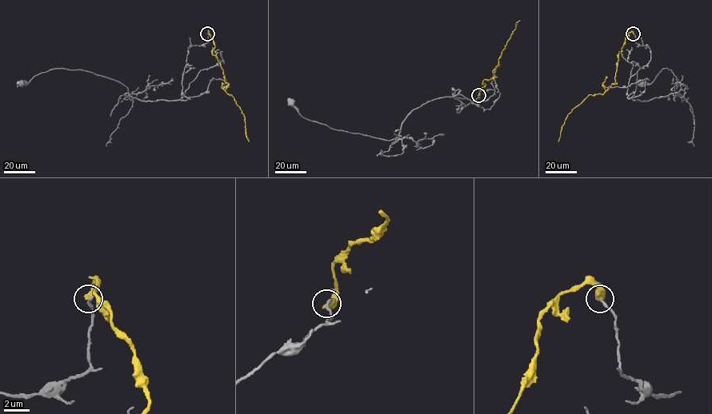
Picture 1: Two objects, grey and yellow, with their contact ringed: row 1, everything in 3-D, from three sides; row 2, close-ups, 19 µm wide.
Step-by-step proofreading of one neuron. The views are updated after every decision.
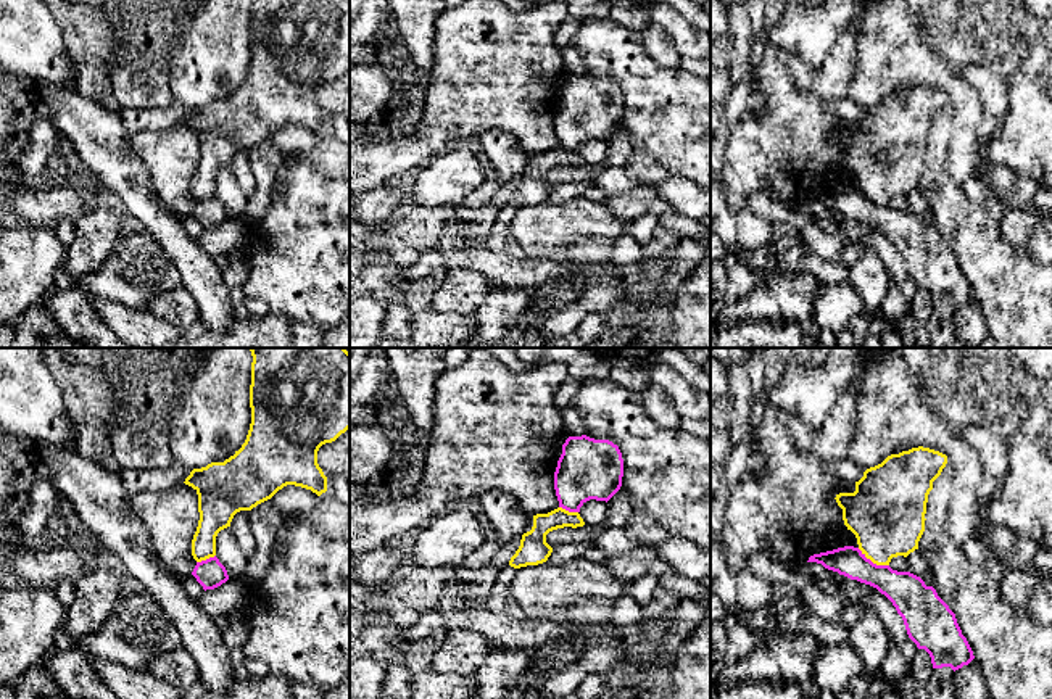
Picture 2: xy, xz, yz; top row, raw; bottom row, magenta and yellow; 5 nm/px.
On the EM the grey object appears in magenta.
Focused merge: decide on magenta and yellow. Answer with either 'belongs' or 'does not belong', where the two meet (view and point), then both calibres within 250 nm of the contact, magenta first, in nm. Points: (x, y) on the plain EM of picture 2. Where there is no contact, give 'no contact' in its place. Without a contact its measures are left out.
does not belong; meets magenta in yz at (872, 202); 190 nm thick on the magenta side, 380 nm on the other

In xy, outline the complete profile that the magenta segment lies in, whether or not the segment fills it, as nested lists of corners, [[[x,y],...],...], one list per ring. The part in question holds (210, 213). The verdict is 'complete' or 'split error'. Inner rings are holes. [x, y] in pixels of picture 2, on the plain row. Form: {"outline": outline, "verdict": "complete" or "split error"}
{"outline": [[[216,195],[197,201],[192,214],[197,217],[205,230],[214,229],[229,219],[226,206],[219,201]]], "verdict": "complete"}

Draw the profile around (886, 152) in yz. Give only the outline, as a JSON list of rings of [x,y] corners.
[[[923,85],[912,87],[891,93],[881,103],[867,108],[855,121],[854,132],[836,134],[844,164],[855,174],[859,188],[867,198],[876,205],[889,205],[893,196],[907,196],[918,188],[925,171],[928,134],[946,103],[947,95],[939,90]]]

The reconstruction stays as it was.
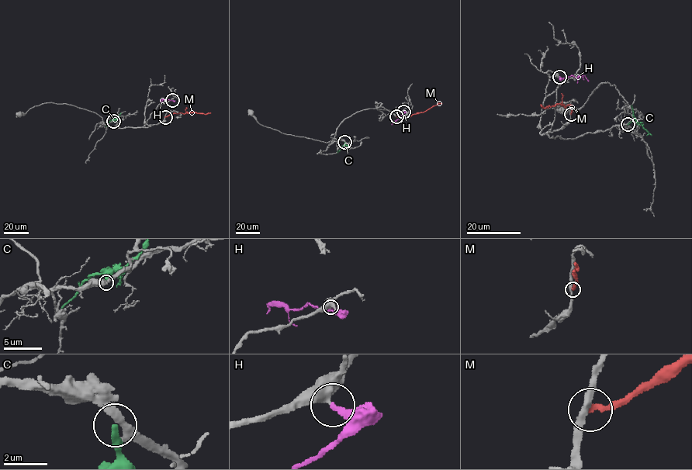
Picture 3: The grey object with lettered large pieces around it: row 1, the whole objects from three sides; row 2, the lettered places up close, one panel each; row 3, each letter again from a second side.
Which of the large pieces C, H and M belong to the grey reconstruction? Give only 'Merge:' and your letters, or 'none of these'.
Merge: H

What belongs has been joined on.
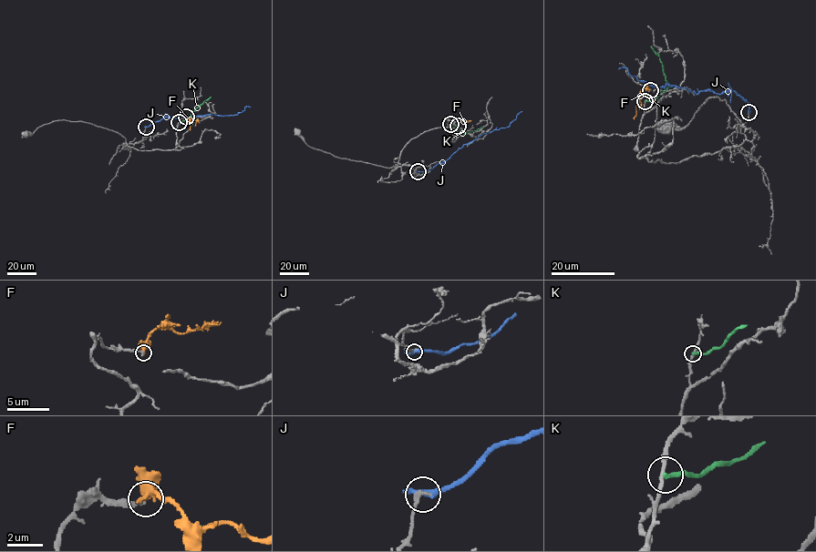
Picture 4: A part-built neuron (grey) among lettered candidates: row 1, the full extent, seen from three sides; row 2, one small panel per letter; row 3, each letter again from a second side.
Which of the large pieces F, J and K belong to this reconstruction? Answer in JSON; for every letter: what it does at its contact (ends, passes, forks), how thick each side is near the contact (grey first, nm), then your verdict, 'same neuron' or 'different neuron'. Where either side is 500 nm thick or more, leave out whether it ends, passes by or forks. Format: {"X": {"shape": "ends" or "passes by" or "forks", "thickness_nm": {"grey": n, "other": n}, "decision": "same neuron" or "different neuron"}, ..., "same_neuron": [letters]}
{"F": {"shape": "ends", "thickness_nm": {"grey": 240, "other": 440}, "decision": "different neuron"}, "J": {"shape": "ends", "thickness_nm": {"grey": 260, "other": 420}, "decision": "different neuron"}, "K": {"shape": "ends", "thickness_nm": {"grey": 220, "other": 280}, "decision": "different neuron"}, "same_neuron": []}

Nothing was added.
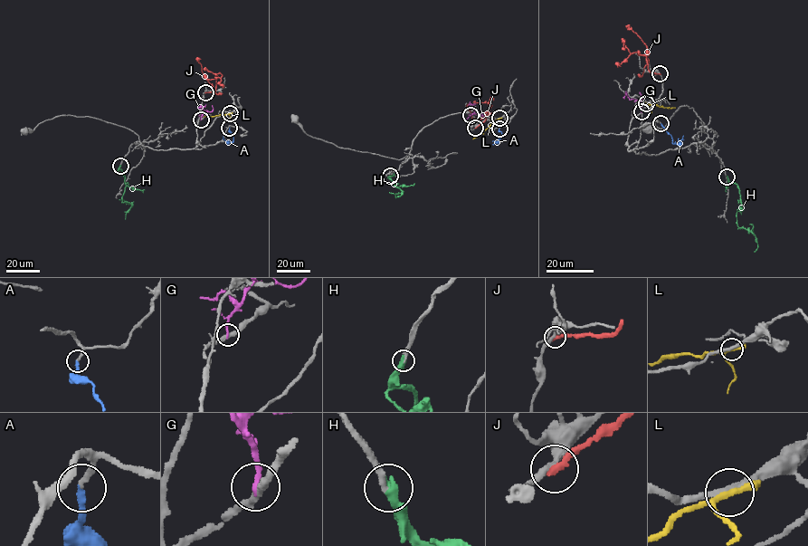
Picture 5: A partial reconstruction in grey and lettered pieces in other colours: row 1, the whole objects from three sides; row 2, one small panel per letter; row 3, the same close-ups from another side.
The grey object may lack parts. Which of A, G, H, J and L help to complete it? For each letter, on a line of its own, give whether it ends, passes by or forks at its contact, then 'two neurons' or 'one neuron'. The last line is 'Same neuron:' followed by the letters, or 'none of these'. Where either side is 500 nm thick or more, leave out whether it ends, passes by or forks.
A: it ends | one neuron
G: it ends | two neurons
H: it ends | one neuron
J: it ends | two neurons
L: it forks | two neurons
Same neuron: A, H

